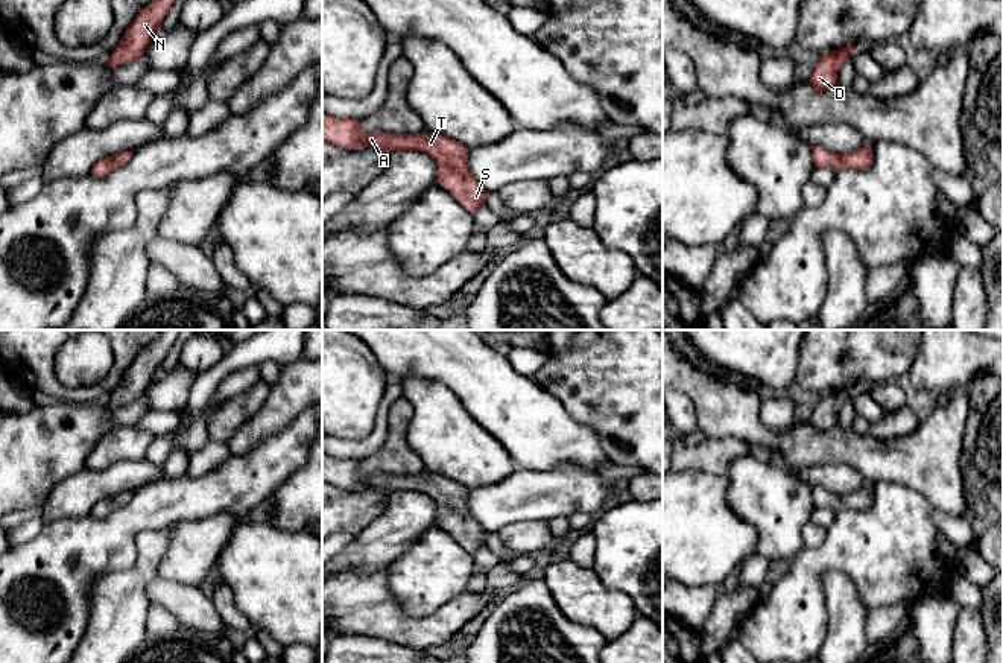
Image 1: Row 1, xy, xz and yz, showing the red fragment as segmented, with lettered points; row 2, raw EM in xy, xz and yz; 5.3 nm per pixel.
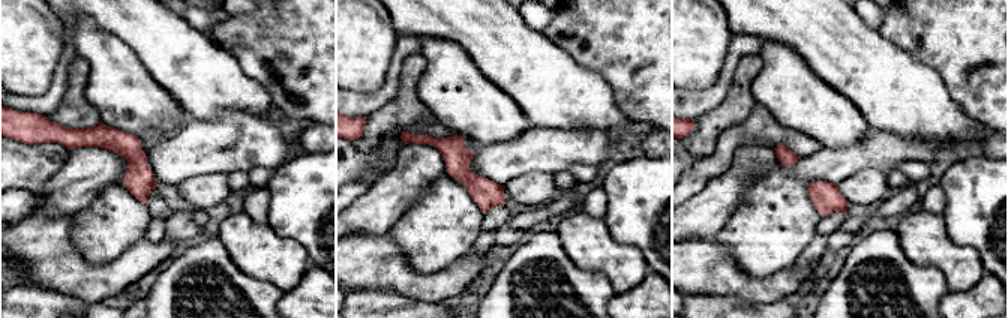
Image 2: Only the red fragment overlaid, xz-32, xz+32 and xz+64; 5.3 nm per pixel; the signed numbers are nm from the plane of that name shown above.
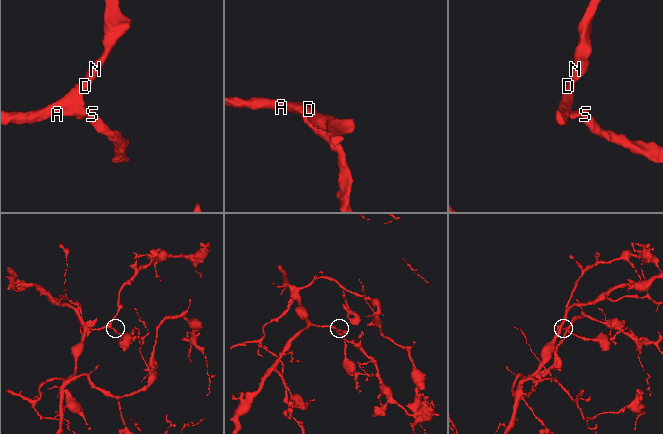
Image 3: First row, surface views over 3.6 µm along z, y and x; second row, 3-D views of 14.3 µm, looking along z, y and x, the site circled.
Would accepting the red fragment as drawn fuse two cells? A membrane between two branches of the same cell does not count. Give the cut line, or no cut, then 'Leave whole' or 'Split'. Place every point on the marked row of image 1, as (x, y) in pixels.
No split. Leave whole

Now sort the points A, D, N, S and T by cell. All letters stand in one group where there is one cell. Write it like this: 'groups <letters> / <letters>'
groups A D N S T

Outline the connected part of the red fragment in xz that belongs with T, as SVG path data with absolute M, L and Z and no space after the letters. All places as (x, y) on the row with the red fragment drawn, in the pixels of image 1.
M322 113L322 143L336 144L348 151L357 146L378 148L384 152L421 151L438 164L439 186L471 214L486 205L486 190L470 175L468 148L445 135L422 134L363 134L360 120L353 117L331 117Z

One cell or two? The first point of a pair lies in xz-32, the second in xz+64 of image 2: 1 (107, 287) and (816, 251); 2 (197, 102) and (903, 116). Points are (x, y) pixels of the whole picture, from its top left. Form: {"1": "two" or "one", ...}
{"1": "two", "2": "one"}

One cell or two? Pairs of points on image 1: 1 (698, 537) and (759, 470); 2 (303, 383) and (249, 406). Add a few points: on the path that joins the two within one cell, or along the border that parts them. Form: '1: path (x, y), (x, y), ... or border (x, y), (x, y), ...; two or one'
1: border (725, 476), (727, 504), (754, 528); two
2: border (271, 388), (265, 402), (239, 426); two

